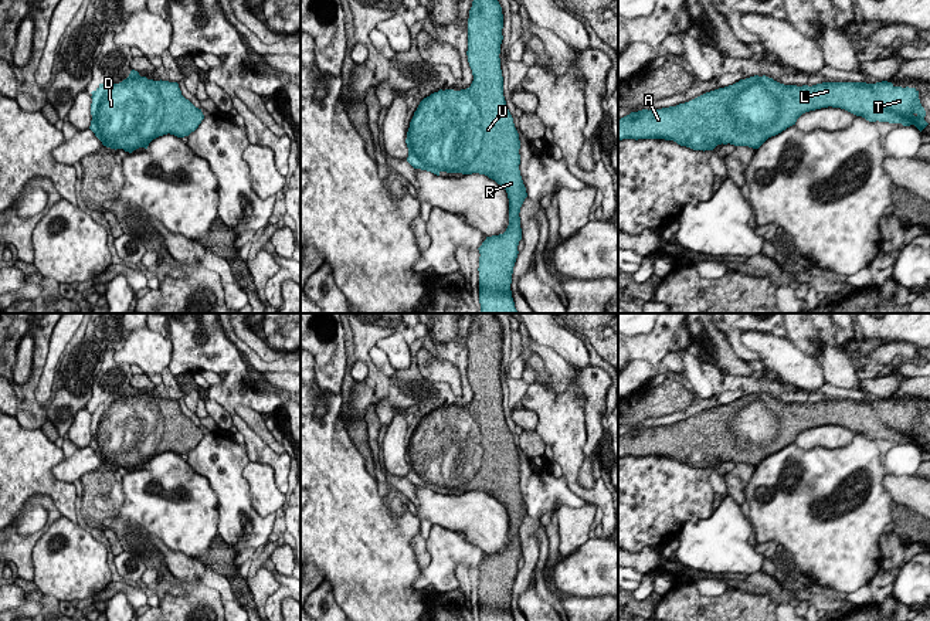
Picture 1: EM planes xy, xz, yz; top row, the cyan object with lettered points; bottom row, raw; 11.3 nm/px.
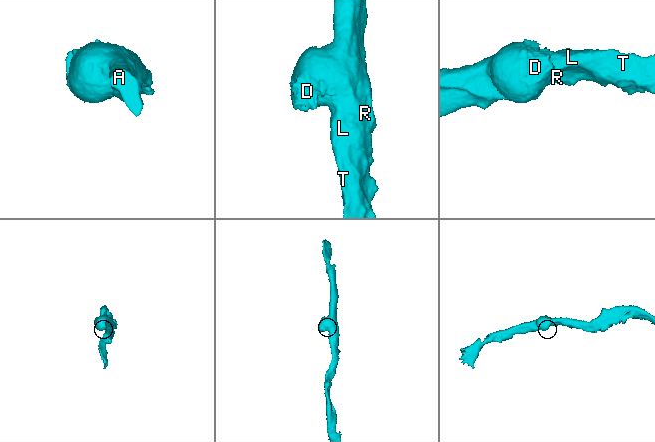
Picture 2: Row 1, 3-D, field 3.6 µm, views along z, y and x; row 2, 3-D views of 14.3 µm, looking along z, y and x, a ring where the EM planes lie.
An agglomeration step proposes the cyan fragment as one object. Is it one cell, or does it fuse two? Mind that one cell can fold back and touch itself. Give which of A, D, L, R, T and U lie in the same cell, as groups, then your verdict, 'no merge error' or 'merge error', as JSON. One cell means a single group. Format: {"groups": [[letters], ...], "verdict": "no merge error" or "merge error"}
{"groups": [["A", "D", "L", "R", "T", "U"]], "verdict": "no merge error"}

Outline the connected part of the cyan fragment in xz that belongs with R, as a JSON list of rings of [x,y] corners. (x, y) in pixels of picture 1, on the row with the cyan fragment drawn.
[[[474,0],[468,18],[468,62],[474,81],[469,88],[439,89],[424,98],[410,122],[407,132],[407,162],[439,176],[441,172],[485,174],[500,184],[509,198],[509,225],[503,234],[486,237],[479,250],[479,303],[481,313],[517,313],[510,284],[522,240],[520,207],[527,197],[520,164],[520,140],[513,118],[503,96],[500,69],[500,44],[503,40],[503,14],[498,0]]]

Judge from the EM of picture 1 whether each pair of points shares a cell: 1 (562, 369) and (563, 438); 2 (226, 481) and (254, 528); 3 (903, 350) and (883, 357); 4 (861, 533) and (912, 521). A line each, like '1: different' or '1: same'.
1: different
2: same
3: same
4: different

